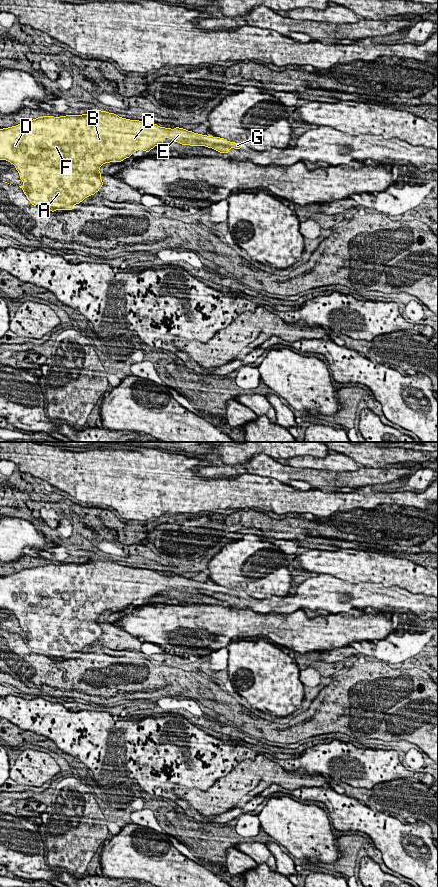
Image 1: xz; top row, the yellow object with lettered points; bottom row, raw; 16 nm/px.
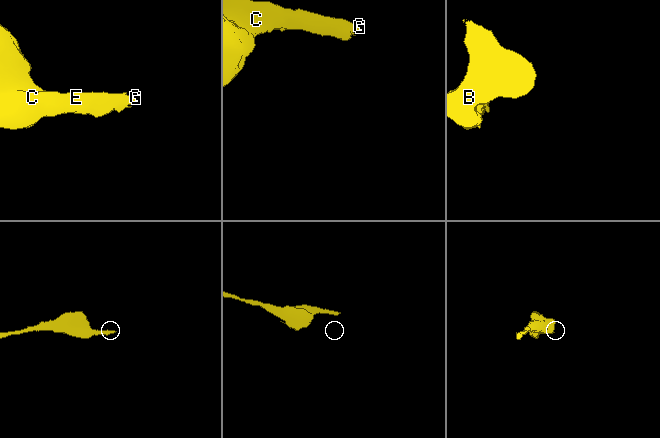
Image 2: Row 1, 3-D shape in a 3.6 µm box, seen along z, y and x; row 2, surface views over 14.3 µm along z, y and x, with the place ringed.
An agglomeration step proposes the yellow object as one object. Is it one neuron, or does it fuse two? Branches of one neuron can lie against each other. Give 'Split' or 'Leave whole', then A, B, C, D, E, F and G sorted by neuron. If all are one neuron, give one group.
Leave whole. Groups: A B C D E F G

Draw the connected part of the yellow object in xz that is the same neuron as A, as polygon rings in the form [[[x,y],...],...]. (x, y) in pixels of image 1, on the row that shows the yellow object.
[[[97,109],[89,110],[90,114],[66,115],[60,117],[43,116],[8,128],[0,129],[0,160],[6,160],[13,164],[19,172],[23,186],[19,186],[33,206],[38,202],[45,203],[42,206],[55,212],[56,210],[73,210],[73,206],[79,204],[86,197],[94,195],[103,186],[100,167],[104,163],[122,162],[132,156],[138,150],[147,153],[159,144],[163,144],[164,138],[173,139],[182,145],[205,146],[220,153],[229,154],[230,148],[241,149],[242,144],[227,141],[224,138],[213,137],[194,133],[183,128],[174,129],[160,127],[149,121],[130,120],[119,117],[115,113],[109,113]]]

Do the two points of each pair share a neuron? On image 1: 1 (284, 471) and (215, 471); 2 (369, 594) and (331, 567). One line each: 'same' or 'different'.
1: same
2: different

